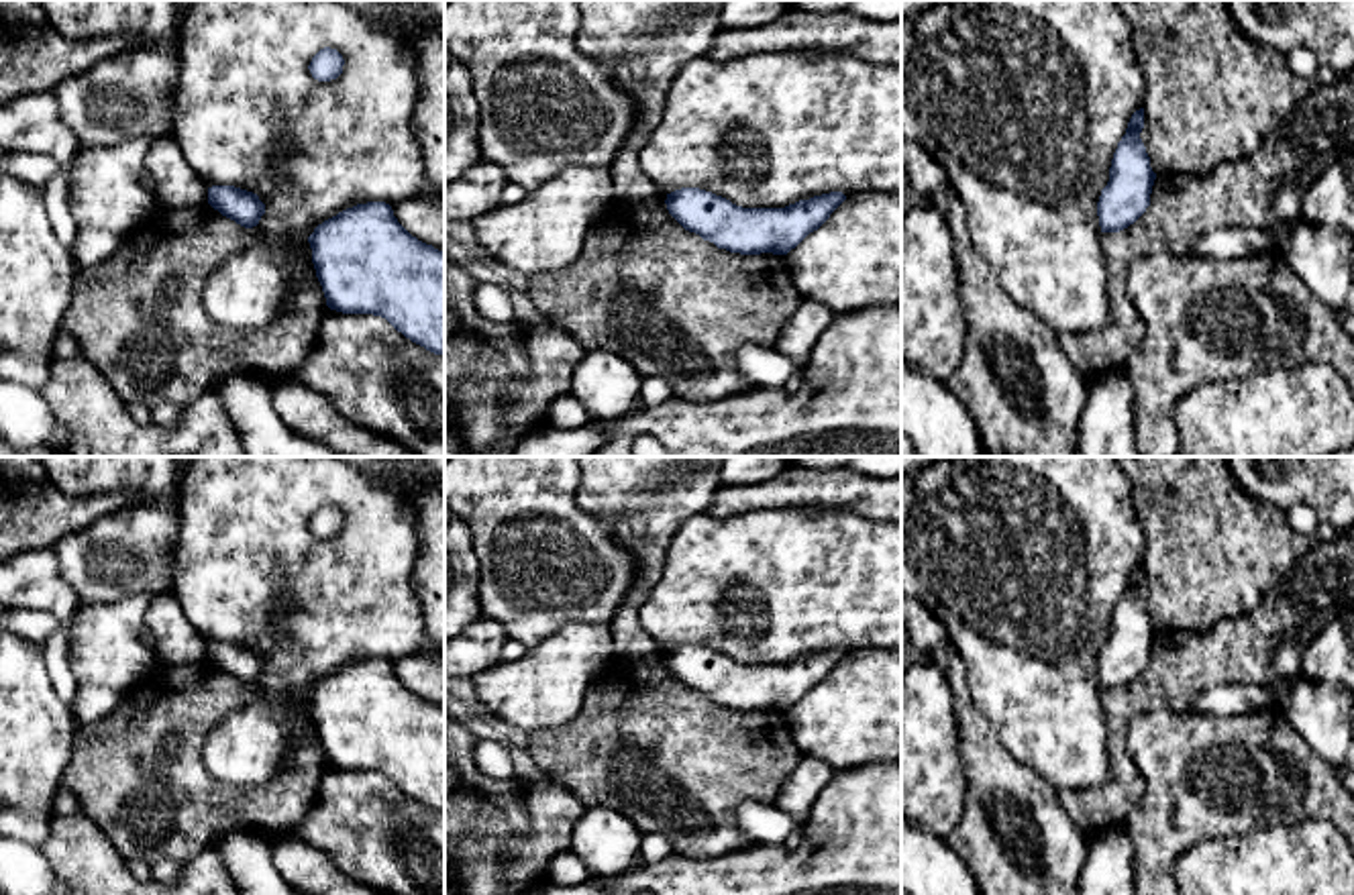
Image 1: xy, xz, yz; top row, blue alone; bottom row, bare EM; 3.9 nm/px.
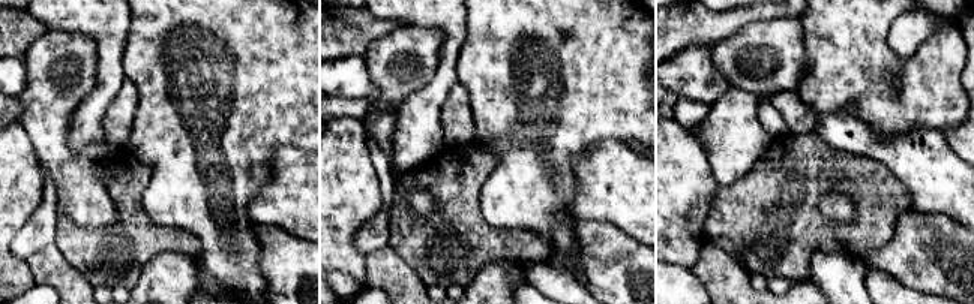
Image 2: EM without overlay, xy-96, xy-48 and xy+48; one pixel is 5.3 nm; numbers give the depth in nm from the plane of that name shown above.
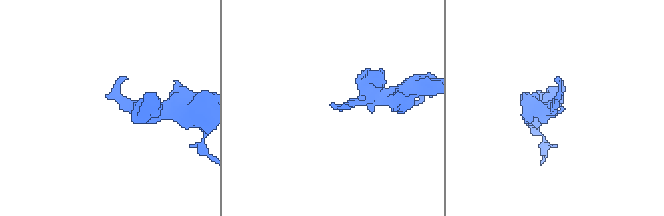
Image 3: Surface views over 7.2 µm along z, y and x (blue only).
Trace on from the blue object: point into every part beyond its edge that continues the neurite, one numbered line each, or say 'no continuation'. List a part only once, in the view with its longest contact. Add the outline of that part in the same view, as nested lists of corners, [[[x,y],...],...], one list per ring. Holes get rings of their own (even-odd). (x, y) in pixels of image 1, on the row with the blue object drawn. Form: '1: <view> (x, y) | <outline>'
no continuation

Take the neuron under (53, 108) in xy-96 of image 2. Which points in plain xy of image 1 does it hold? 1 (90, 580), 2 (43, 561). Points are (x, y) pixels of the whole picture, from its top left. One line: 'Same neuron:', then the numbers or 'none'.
Same neuron: 1

